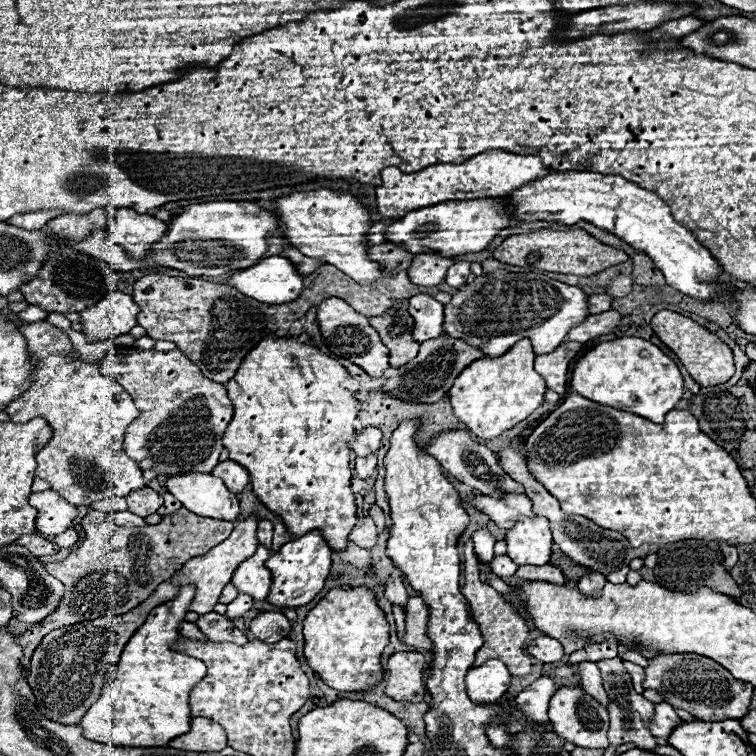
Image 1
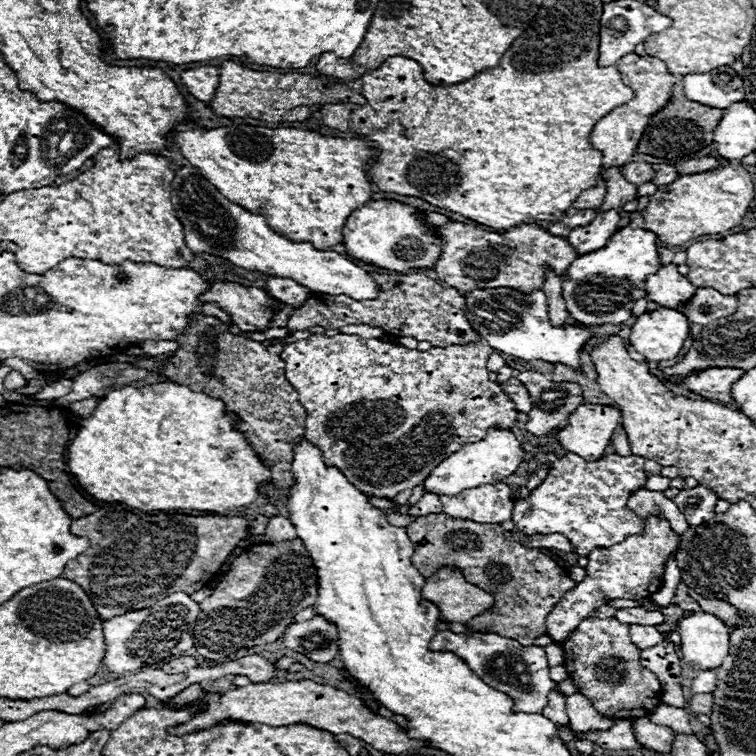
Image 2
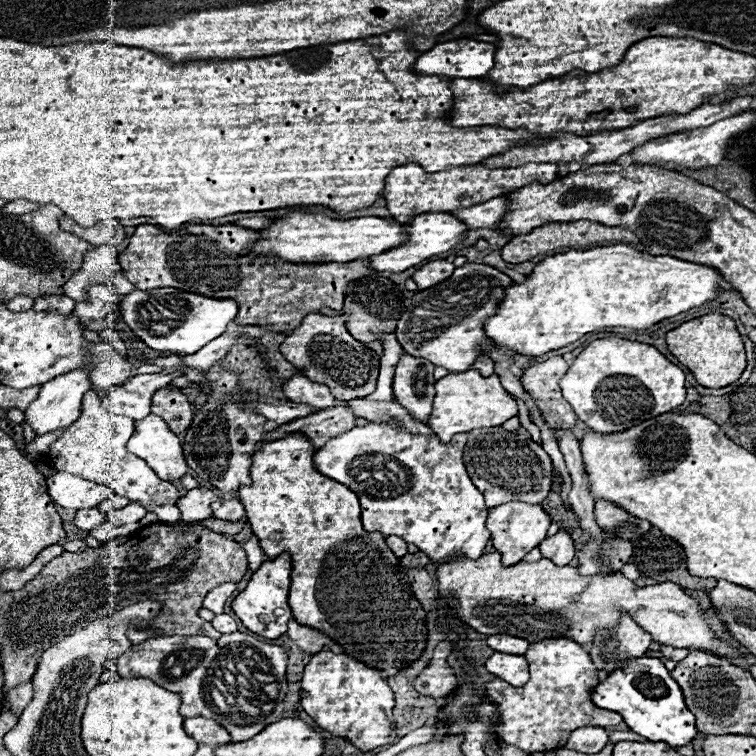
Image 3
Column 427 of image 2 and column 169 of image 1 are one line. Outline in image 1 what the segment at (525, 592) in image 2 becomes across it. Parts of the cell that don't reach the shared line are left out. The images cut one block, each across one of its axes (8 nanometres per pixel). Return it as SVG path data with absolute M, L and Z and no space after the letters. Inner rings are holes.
M184 508L176 514L164 516L156 526L144 528L124 528L110 520L110 514L100 510L90 510L82 518L82 528L86 532L84 542L70 552L66 560L46 564L46 570L60 578L66 586L64 598L50 618L26 628L18 634L16 642L24 648L24 666L28 668L32 652L44 638L44 634L60 628L78 624L84 620L104 618L108 614L126 614L142 604L158 584L166 582L184 562L192 556L206 554L216 544L224 542L232 532L232 522L216 522L214 518L200 518Z

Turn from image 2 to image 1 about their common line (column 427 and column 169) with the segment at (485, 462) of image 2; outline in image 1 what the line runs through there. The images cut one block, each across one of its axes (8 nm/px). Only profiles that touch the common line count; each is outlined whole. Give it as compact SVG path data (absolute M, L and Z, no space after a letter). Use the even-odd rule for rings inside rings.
M182 474L166 480L168 492L198 516L236 522L240 504L224 482L212 474Z

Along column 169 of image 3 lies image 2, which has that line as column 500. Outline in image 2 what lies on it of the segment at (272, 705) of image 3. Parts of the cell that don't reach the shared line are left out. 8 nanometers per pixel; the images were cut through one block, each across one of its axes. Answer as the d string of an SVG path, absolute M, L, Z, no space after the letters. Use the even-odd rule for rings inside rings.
M450 630L438 632L432 642L432 650L448 650L456 652L468 666L484 680L488 686L502 690L510 698L516 698L514 710L518 712L542 712L548 700L548 694L556 688L556 682L550 680L550 668L546 660L546 652L540 646L520 646L516 640L502 638L498 634L480 634L478 636L466 636L466 634L454 634Z

